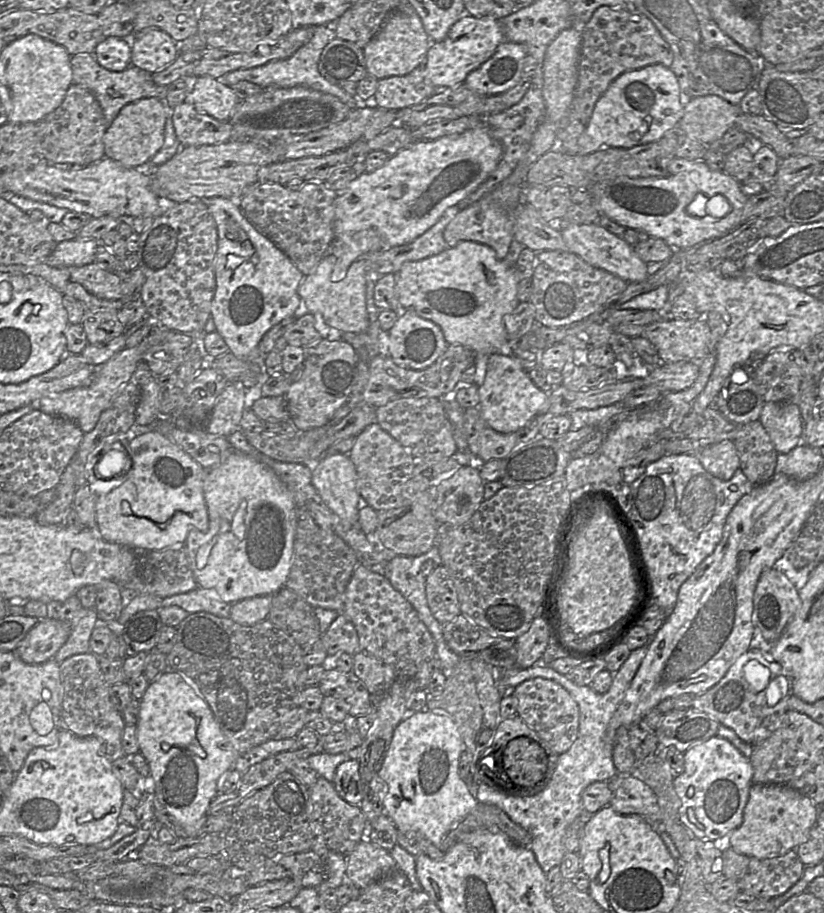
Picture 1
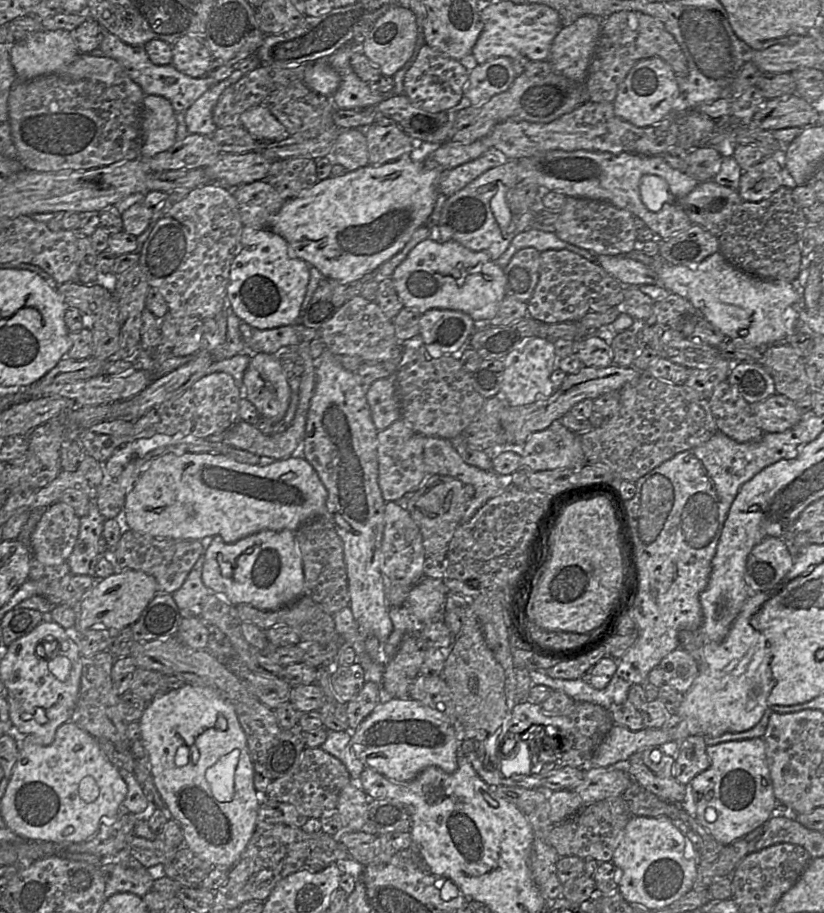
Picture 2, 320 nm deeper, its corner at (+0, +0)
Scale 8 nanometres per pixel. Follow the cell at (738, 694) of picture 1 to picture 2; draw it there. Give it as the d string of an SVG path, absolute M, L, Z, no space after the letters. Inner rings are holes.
M678 647L666 655L658 665L664 684L684 694L698 674L696 659L685 649Z

